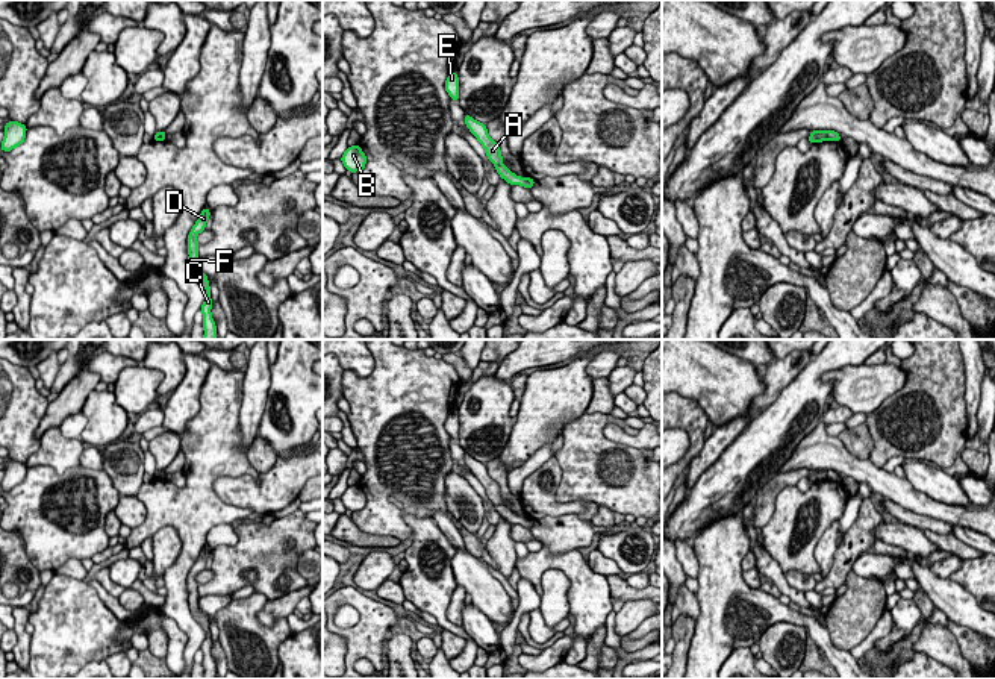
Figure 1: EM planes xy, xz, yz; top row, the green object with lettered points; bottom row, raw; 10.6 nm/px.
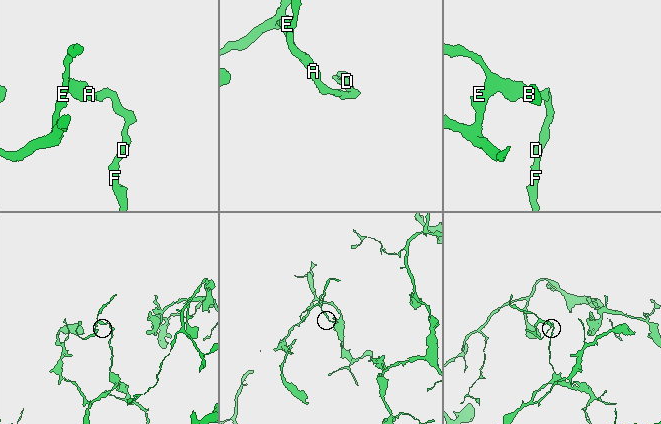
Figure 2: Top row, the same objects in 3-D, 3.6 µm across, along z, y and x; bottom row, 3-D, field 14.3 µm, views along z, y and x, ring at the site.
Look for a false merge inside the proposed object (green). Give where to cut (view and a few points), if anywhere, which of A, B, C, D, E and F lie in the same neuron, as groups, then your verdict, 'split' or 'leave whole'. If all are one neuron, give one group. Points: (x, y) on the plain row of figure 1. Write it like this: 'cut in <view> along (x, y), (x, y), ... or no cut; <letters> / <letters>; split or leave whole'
cut in xz along (502, 503), (495, 506); A B E / C D F; split

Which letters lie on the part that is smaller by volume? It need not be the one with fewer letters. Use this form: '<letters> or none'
A, B, E

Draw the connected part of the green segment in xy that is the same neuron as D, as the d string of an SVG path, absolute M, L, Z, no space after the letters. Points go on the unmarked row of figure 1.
M203 549L197 562L192 565L189 574L188 574L188 603L189 603L189 611L192 614L192 617L195 618L195 621L203 627L203 630L206 632L206 638L200 647L200 650L203 652L203 668L204 668L204 676L203 679L215 679L217 677L217 665L215 661L212 659L212 653L211 653L211 647L212 647L212 638L211 638L211 626L207 621L207 614L204 614L200 608L198 608L198 582L197 582L197 574L200 571L204 570L207 558L211 555L209 549Z

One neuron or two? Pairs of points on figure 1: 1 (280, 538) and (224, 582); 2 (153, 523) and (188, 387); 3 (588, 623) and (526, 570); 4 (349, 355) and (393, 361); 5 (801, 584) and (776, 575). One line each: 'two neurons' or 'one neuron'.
1: one neuron
2: two neurons
3: one neuron
4: two neurons
5: two neurons

